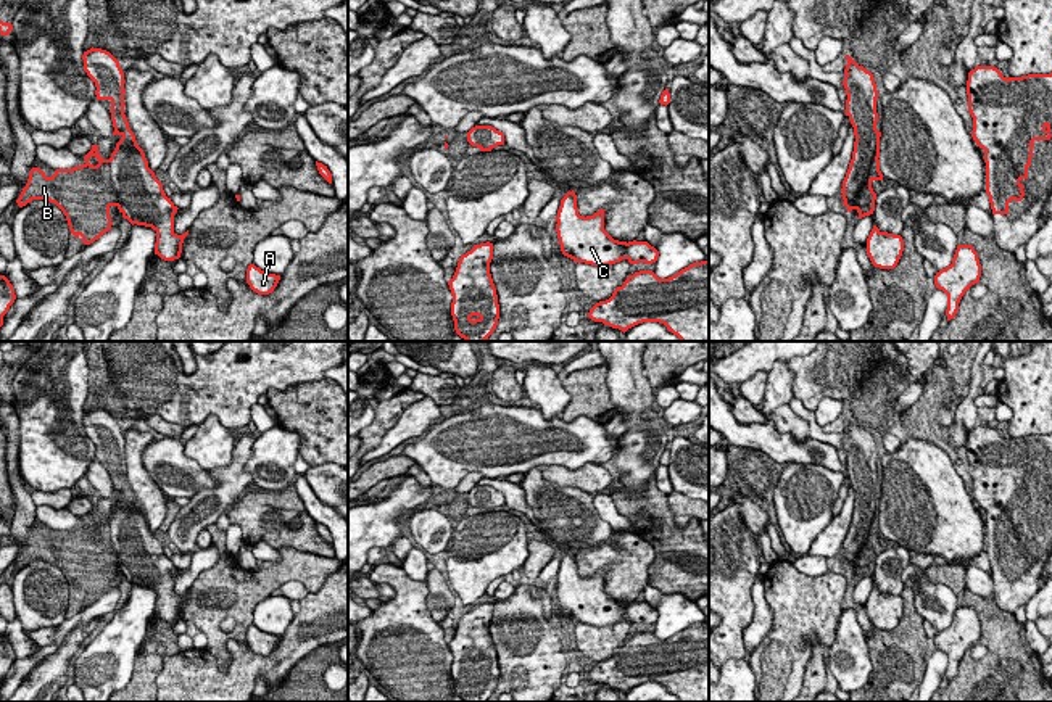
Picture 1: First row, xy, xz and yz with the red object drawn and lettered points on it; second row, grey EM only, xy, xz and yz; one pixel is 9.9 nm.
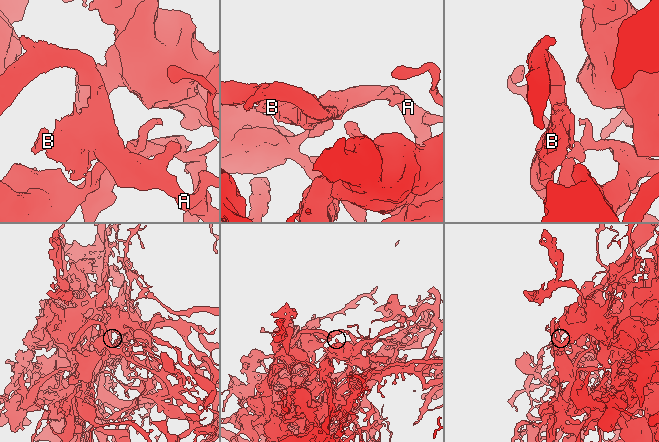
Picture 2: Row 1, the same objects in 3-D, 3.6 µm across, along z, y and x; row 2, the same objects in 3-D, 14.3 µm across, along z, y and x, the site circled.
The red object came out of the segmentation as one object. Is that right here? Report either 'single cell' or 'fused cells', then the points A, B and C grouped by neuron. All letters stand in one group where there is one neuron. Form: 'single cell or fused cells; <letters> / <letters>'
single cell; A B C

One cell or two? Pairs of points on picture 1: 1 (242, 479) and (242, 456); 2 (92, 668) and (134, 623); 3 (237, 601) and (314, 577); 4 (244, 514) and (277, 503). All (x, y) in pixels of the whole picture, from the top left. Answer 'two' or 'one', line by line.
1: one
2: one
3: one
4: one

